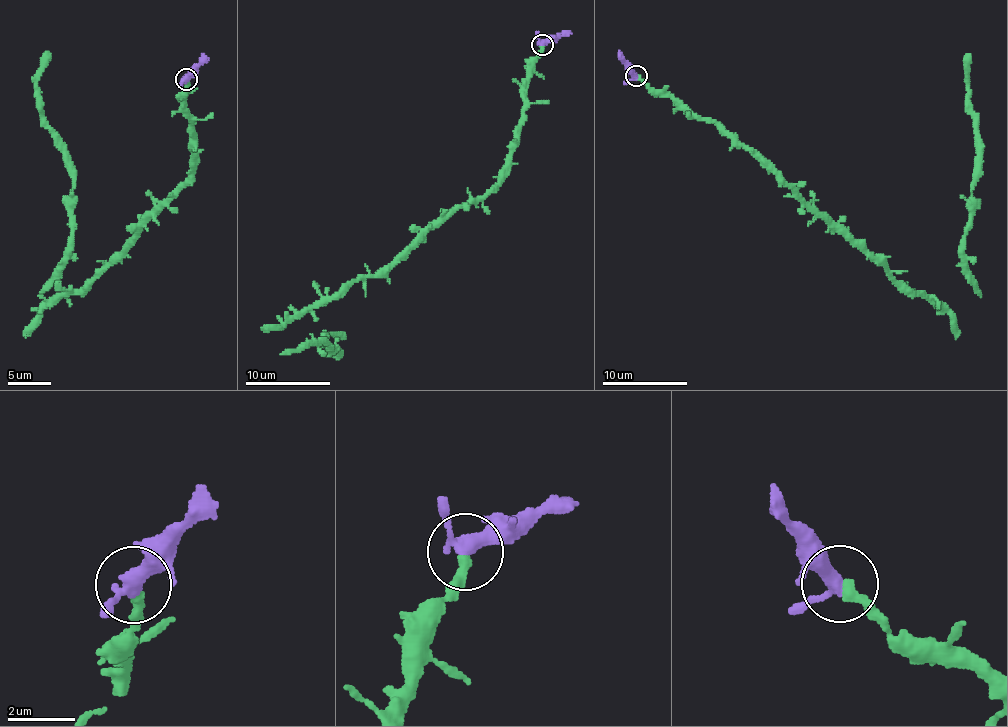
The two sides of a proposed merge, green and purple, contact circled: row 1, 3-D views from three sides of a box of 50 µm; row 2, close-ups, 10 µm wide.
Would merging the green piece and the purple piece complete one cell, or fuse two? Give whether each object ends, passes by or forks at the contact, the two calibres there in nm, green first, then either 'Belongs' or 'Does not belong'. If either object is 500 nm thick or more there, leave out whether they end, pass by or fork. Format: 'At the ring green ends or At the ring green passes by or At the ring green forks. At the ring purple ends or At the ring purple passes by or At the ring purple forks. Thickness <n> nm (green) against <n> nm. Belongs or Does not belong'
At the ring green ends. At the ring purple passes by. Thickness 320 nm (green) against 360 nm. Belongs

